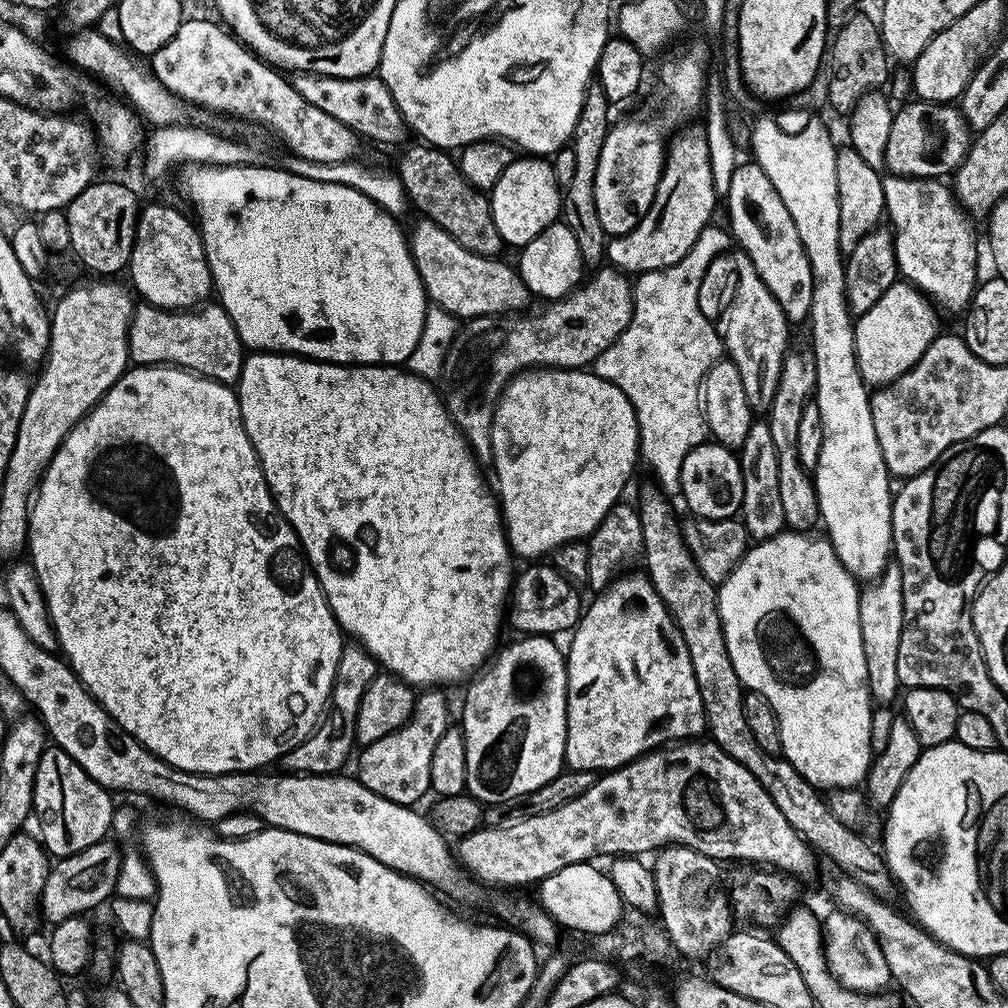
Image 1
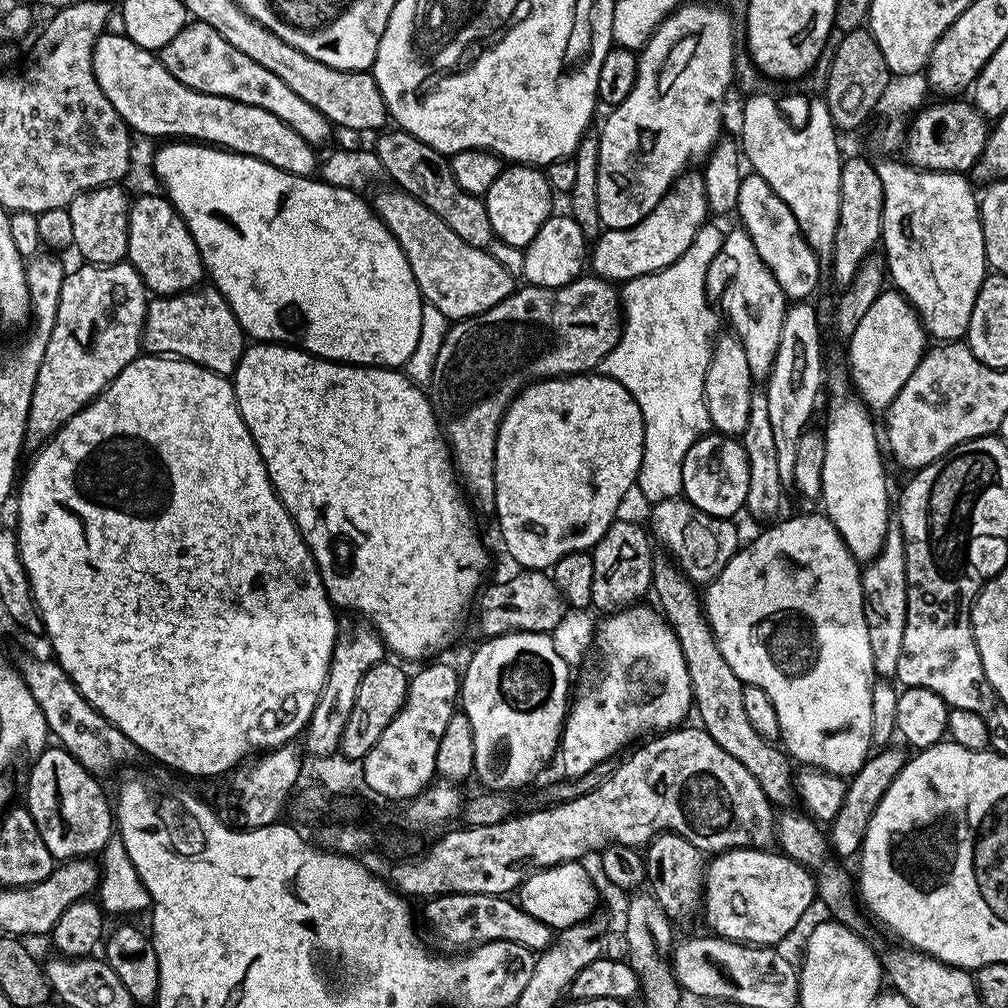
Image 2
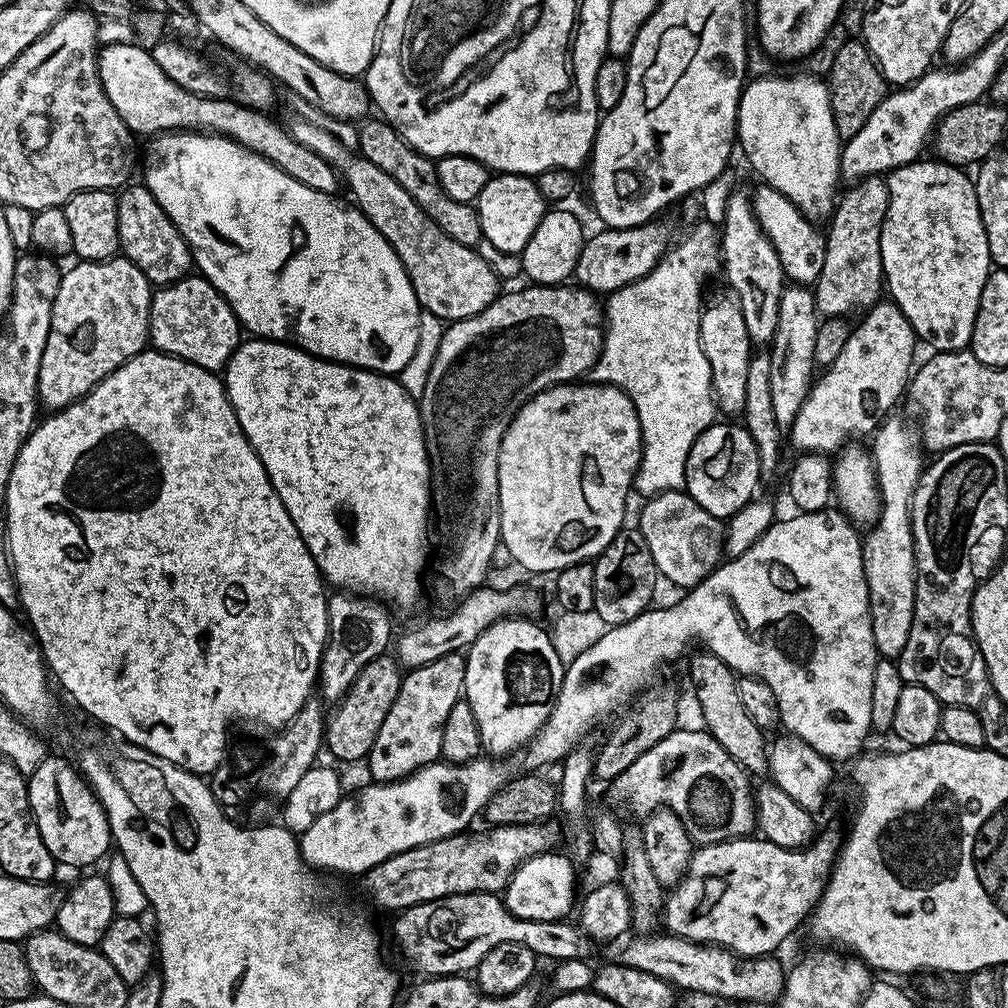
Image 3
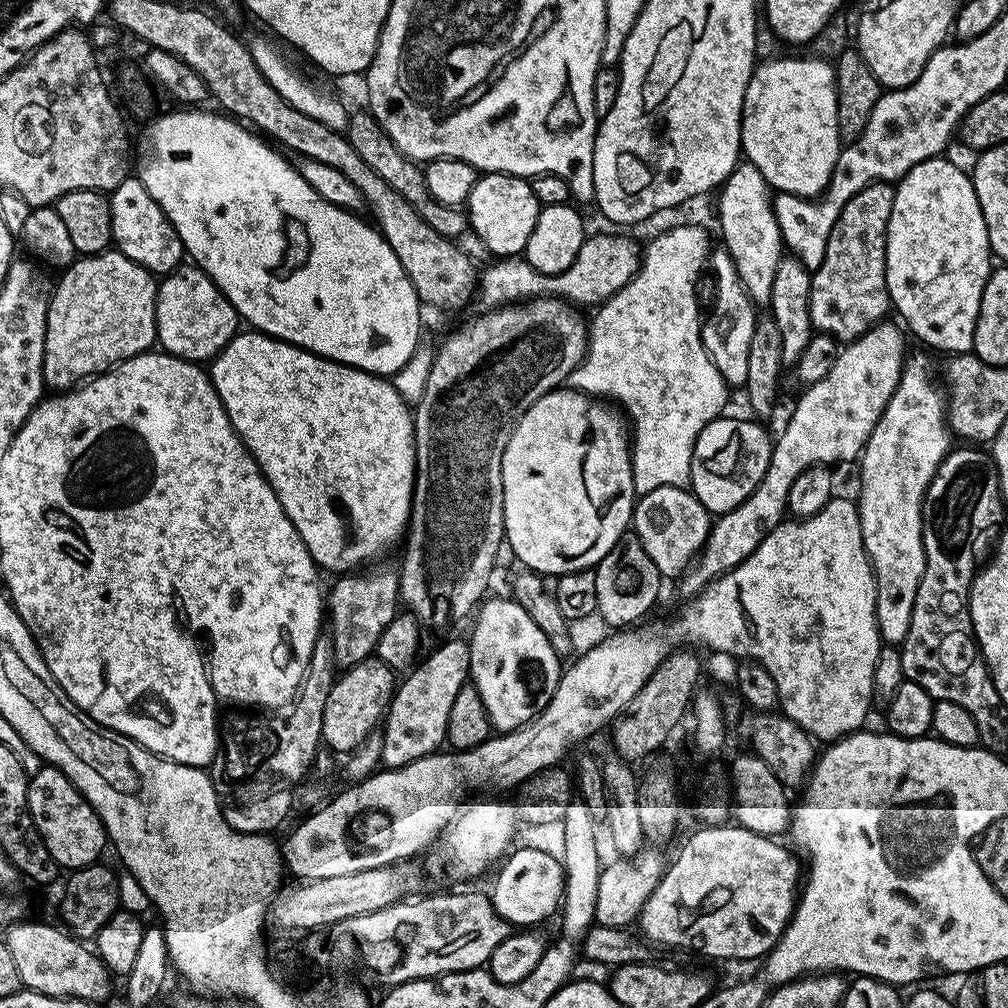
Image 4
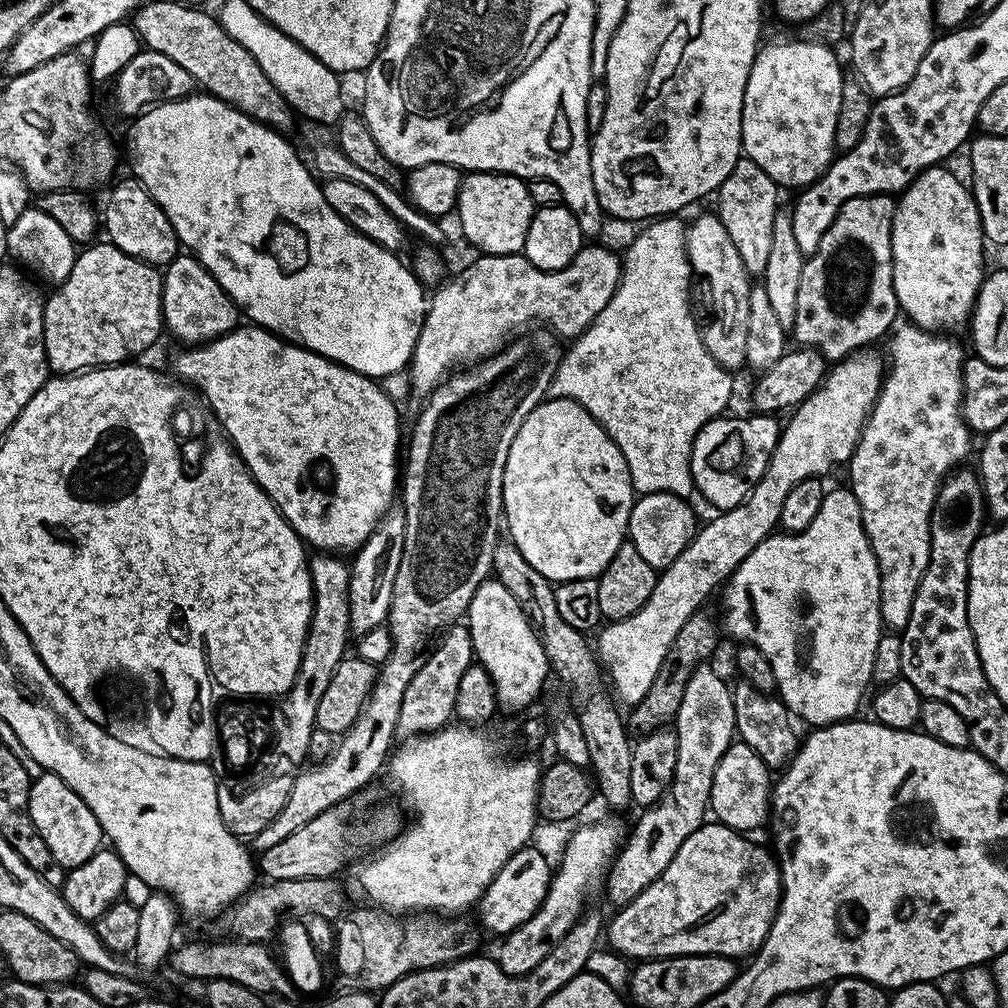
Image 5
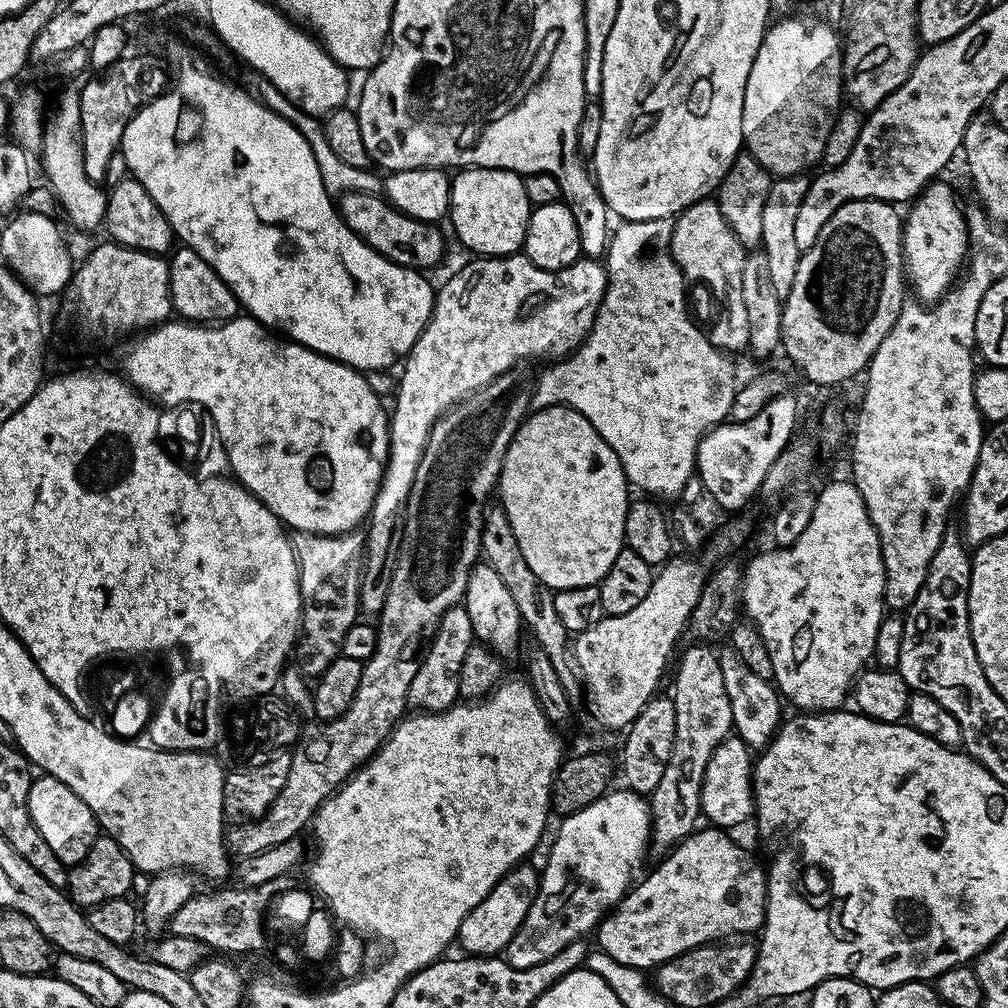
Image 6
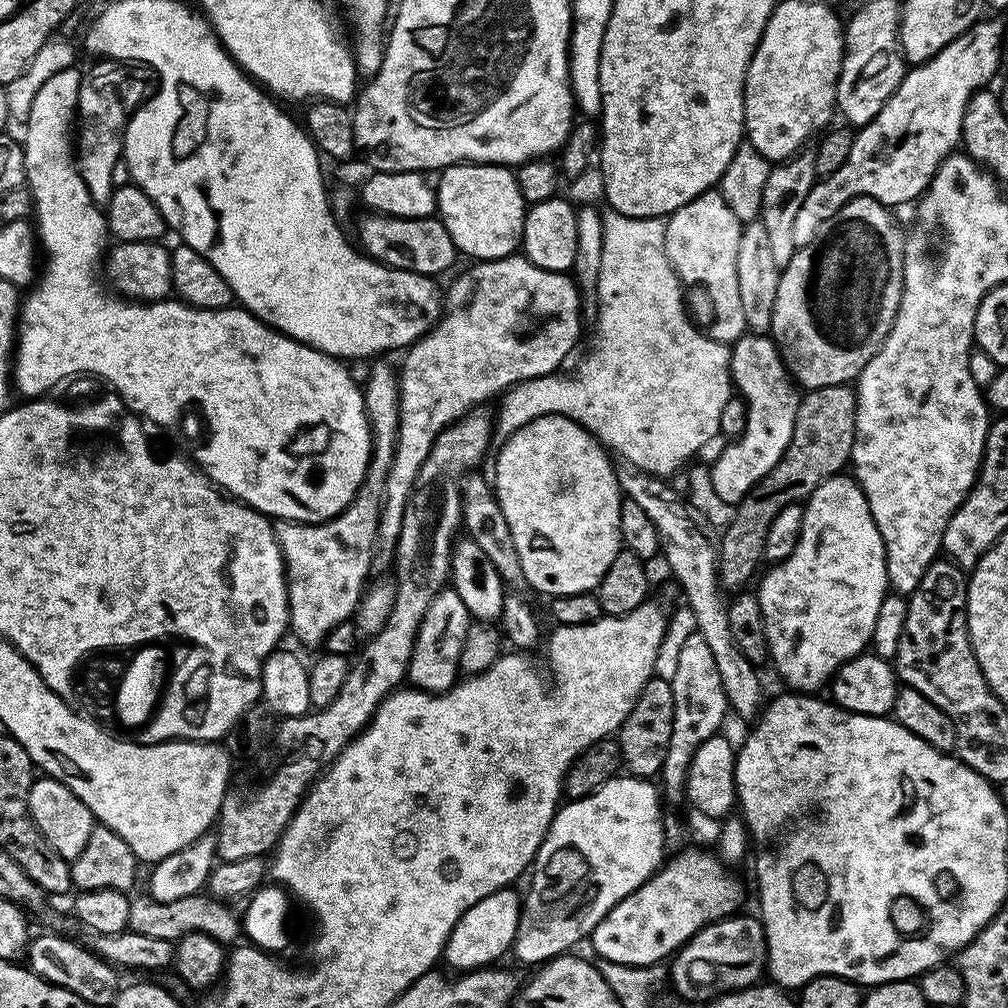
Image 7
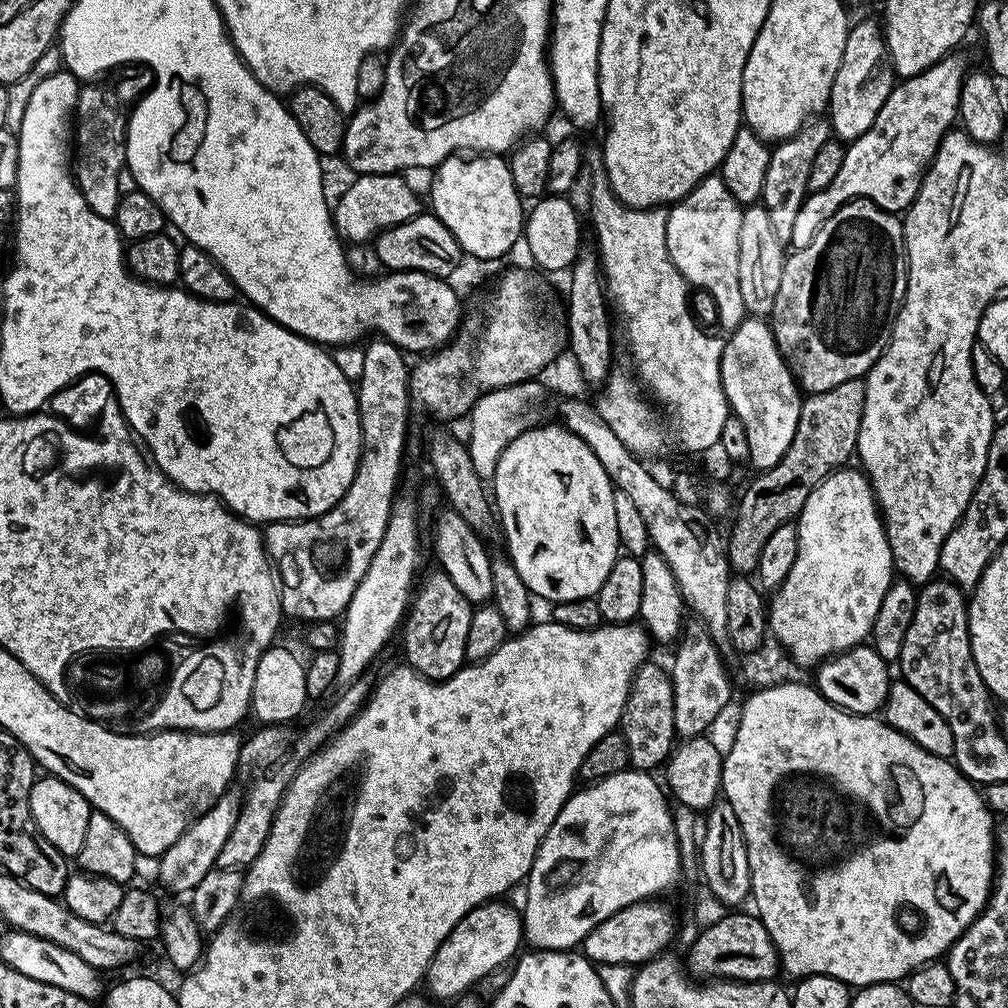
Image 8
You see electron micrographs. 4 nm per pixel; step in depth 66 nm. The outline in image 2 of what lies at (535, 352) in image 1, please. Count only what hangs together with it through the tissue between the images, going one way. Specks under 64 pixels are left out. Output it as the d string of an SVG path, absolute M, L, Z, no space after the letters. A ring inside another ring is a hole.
M581 274L561 288L523 287L513 290L498 306L470 320L457 320L449 327L442 350L438 350L432 378L426 385L436 423L452 453L459 483L477 513L491 513L496 507L496 439L513 398L535 381L599 369L606 354L620 341L622 296L613 281L595 274Z

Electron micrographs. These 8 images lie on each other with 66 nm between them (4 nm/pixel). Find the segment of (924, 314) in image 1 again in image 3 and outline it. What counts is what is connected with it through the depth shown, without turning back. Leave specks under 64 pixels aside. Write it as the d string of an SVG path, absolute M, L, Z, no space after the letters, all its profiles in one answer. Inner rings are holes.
M891 302L873 304L859 320L860 325L857 323L850 338L846 338L842 354L819 373L806 402L802 402L802 410L798 410L798 418L794 418L790 435L801 453L836 454L851 436L871 437L905 395L914 372L912 355L918 349L910 322Z

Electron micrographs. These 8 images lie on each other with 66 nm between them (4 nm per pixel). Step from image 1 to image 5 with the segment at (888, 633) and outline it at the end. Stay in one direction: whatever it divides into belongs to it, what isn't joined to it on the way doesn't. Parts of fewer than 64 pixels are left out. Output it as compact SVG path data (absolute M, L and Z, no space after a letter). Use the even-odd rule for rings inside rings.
M908 322L905 323L905 328L897 327L895 329L894 335L891 337L892 340L892 360L890 356L890 363L886 368L886 375L884 378L884 384L880 387L880 397L876 399L876 404L872 407L872 412L868 416L868 420L864 423L864 429L862 430L862 434L860 435L860 441L858 442L858 446L854 450L854 454L852 455L852 459L848 461L846 465L846 471L848 471L848 480L847 483L850 485L852 489L852 493L854 494L854 498L858 498L858 506L860 507L860 517L862 518L862 526L866 530L866 538L870 542L870 546L874 550L874 558L878 562L878 570L880 571L880 622L881 625L885 629L888 630L902 630L907 626L910 622L910 610L914 610L914 594L918 594L918 586L922 582L922 578L924 577L924 571L926 570L926 566L930 562L930 522L932 521L932 507L936 505L936 496L940 492L940 486L944 483L945 476L949 475L953 470L959 469L961 465L965 463L964 460L968 456L968 451L972 448L972 439L974 439L973 433L970 431L968 424L964 420L964 413L962 411L962 405L964 403L964 362L966 359L966 353L960 349L960 344L956 340L948 340L947 335L937 334L934 332L927 332L924 328L918 328L915 324Z

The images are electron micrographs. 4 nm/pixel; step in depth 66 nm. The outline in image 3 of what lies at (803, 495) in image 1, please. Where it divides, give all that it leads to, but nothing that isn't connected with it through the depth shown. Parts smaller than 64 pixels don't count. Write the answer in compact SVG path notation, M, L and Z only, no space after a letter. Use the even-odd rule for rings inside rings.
M789 283L780 293L778 326L770 341L770 395L774 418L781 430L791 429L802 402L806 402L814 383L814 338L820 329L816 294L811 287Z

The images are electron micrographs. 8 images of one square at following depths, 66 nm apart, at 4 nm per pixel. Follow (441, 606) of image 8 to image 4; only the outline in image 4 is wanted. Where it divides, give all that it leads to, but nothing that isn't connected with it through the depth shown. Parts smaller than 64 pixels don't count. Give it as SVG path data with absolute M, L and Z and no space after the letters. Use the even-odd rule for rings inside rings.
M462 639L440 644L428 657L421 659L399 681L397 690L388 704L382 722L382 752L380 764L385 769L401 768L423 756L437 751L447 741L450 710L462 686L470 680L470 650Z

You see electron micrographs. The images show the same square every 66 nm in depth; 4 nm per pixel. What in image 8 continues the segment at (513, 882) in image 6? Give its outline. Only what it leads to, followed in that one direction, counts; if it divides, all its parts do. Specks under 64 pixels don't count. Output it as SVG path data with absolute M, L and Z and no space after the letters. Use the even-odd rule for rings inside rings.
M504 902L479 904L467 912L462 922L450 930L442 946L438 946L426 973L427 995L433 1001L451 1002L465 995L479 980L486 979L495 968L502 967L508 959L511 961L521 951L520 944L524 940L521 913L517 909L515 912L508 904L500 903Z

